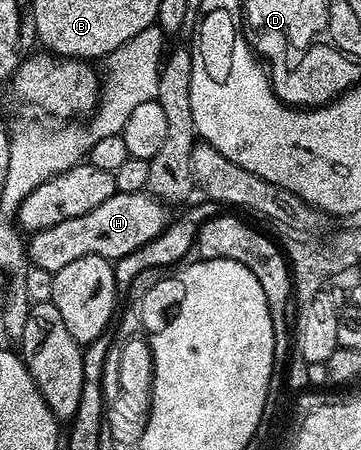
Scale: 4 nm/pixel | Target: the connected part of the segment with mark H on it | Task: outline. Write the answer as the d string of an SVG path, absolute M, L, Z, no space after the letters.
M148 190L139 193L118 191L107 197L103 205L91 209L91 213L83 213L83 217L71 217L42 231L32 232L27 239L27 254L34 268L46 273L63 269L63 265L71 265L71 261L79 261L79 257L88 255L116 261L127 253L135 253L135 249L147 245L147 241L165 231L165 211L166 204L149 194Z

